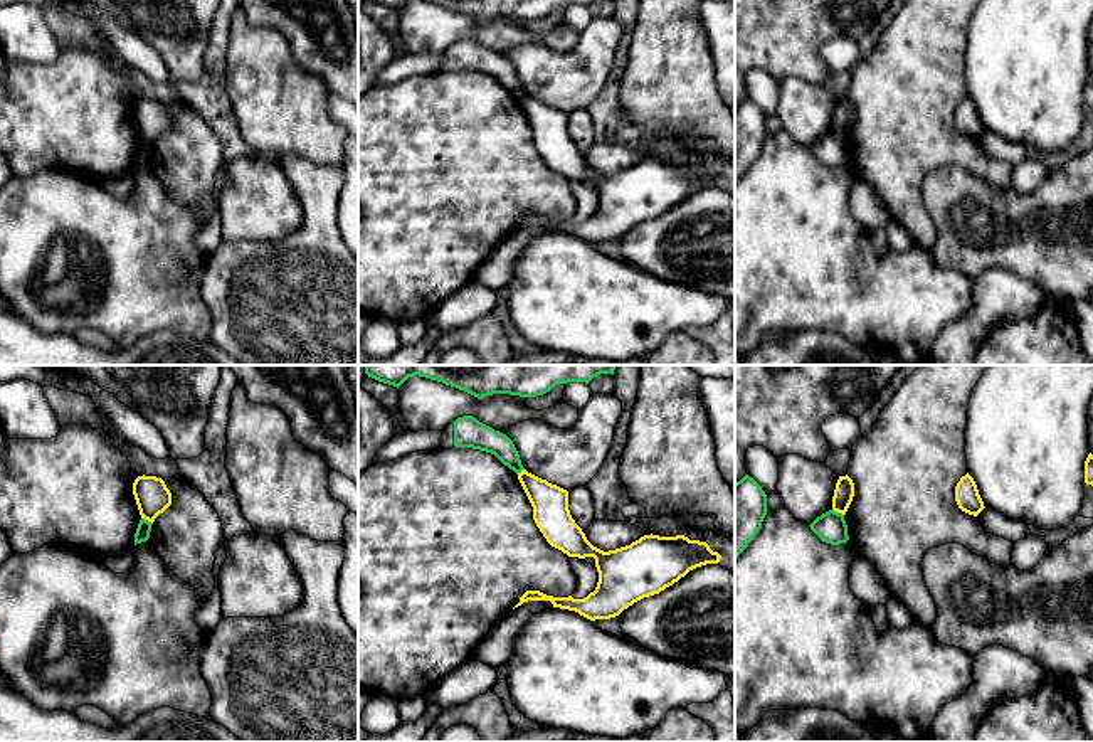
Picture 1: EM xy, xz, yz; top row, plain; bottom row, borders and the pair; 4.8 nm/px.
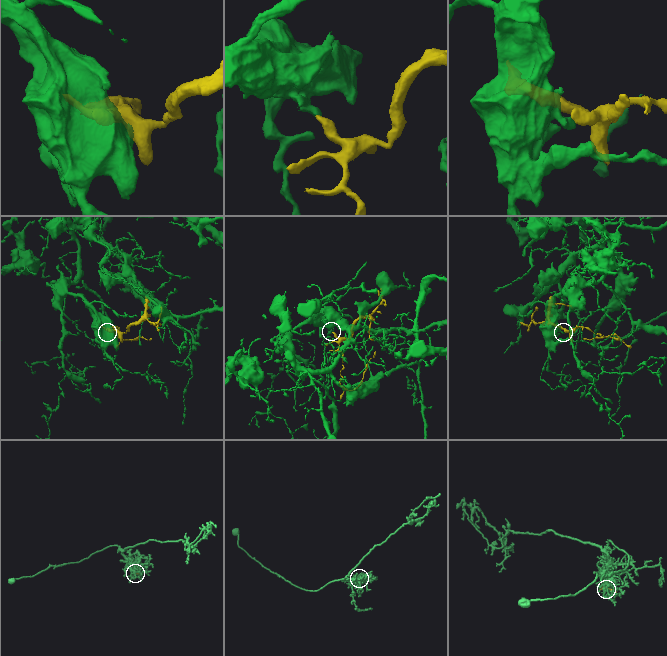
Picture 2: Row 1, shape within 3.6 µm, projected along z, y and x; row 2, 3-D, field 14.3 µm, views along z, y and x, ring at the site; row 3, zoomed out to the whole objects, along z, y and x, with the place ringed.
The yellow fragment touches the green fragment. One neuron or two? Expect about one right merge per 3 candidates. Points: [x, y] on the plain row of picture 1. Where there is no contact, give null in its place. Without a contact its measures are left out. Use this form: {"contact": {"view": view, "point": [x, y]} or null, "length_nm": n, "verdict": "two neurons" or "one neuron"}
{"contact": {"view": "xy", "point": [147, 142]}, "length_nm": 70, "verdict": "two neurons"}

